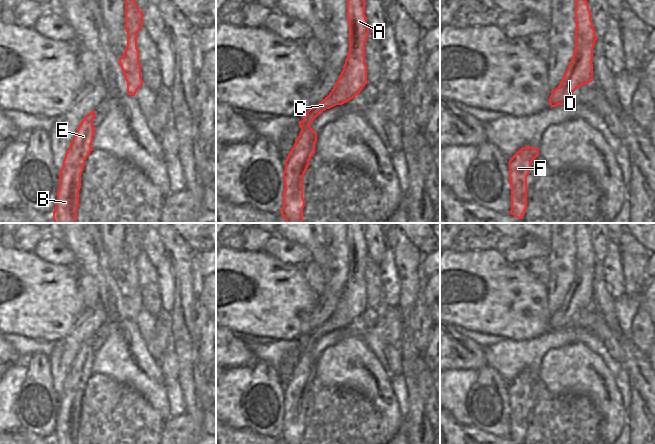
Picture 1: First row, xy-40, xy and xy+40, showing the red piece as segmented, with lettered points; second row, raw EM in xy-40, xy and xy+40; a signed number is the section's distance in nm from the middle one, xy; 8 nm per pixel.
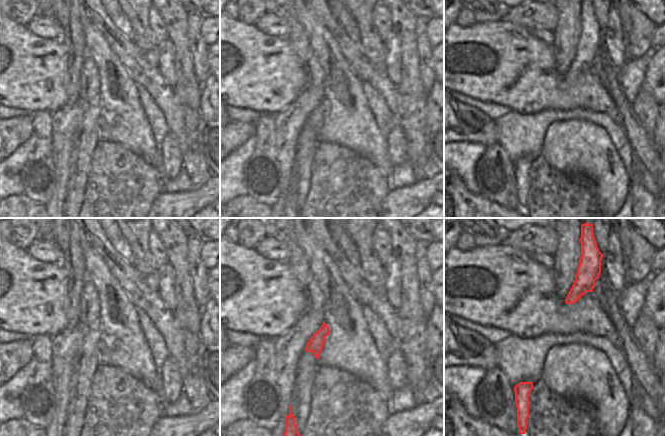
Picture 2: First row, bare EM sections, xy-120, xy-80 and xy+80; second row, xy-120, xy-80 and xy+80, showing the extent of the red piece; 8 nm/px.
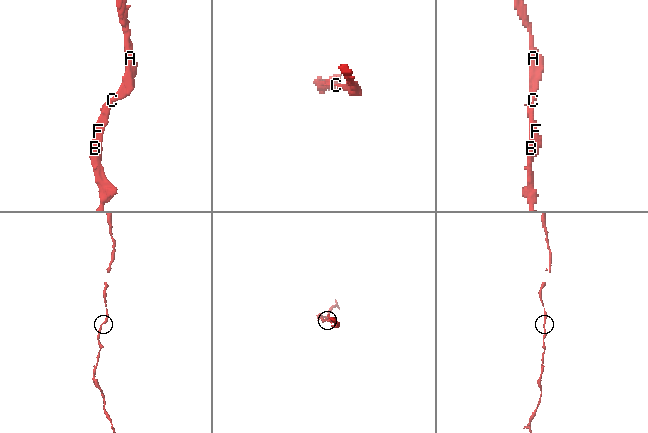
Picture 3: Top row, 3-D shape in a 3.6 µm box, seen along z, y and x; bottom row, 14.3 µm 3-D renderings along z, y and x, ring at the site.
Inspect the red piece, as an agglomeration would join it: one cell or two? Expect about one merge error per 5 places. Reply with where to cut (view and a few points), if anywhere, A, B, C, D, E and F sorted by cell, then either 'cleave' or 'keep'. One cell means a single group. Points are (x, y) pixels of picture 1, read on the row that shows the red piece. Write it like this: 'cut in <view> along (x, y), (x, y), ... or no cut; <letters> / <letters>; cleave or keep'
no cut; A B C D E F; keep

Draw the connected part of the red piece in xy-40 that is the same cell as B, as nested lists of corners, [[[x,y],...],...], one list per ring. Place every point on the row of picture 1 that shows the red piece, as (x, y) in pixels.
[[[95,110],[83,118],[65,154],[59,171],[59,188],[53,212],[55,223],[75,223],[77,220],[81,174],[85,160],[93,150],[91,144],[95,134],[94,118]]]

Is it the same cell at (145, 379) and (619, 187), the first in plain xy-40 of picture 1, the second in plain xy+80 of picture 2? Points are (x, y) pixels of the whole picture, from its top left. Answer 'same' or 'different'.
same

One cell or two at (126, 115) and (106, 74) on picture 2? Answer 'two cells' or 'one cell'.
one cell

